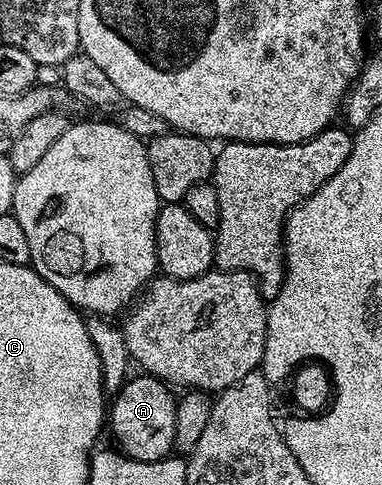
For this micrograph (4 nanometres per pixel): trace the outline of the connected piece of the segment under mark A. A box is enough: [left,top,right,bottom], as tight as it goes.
[107,377,177,462]

